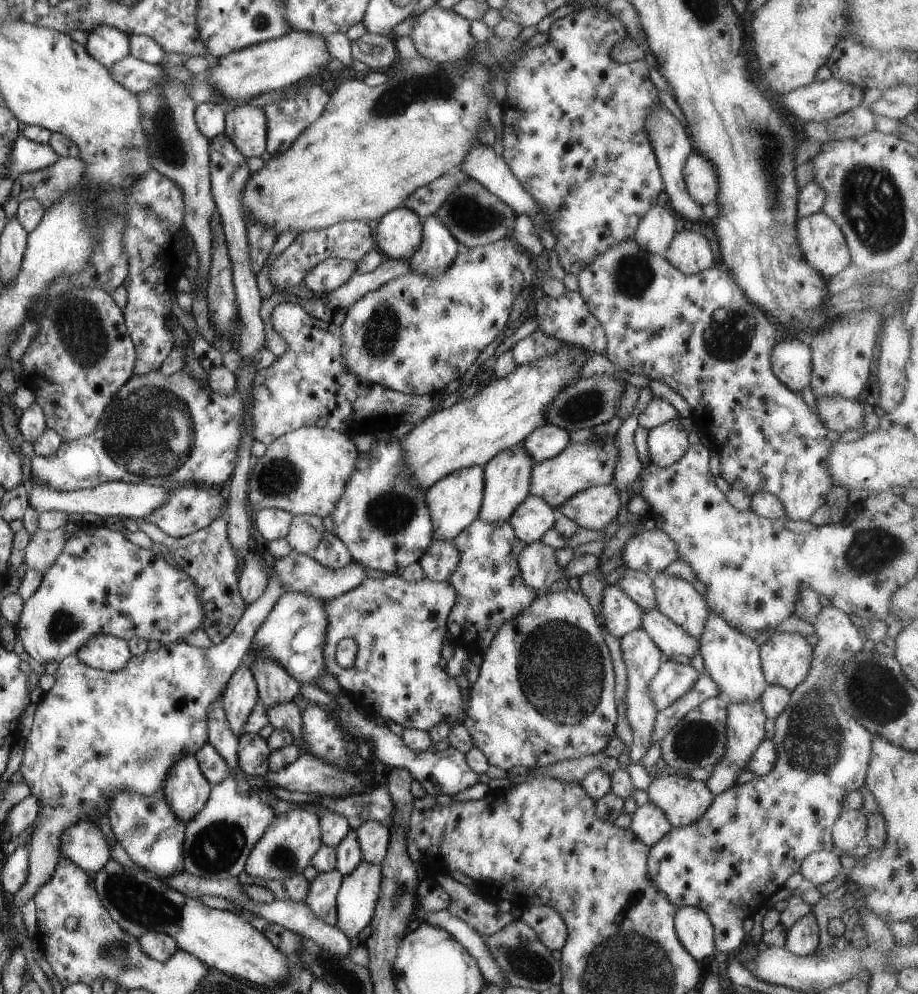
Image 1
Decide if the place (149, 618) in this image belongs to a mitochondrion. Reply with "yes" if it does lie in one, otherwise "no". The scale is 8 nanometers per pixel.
no

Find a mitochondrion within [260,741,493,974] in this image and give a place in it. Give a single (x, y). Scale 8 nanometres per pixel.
(281, 859)

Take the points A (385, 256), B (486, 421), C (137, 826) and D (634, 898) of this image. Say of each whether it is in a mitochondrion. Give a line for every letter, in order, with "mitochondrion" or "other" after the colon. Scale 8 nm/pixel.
A: other
B: other
C: mitochondrion
D: other

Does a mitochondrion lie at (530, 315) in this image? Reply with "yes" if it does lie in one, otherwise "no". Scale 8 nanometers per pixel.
no

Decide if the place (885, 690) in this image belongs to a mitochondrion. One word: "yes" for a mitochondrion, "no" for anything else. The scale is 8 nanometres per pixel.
yes

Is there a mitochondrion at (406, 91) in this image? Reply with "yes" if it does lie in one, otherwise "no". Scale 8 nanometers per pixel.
yes

